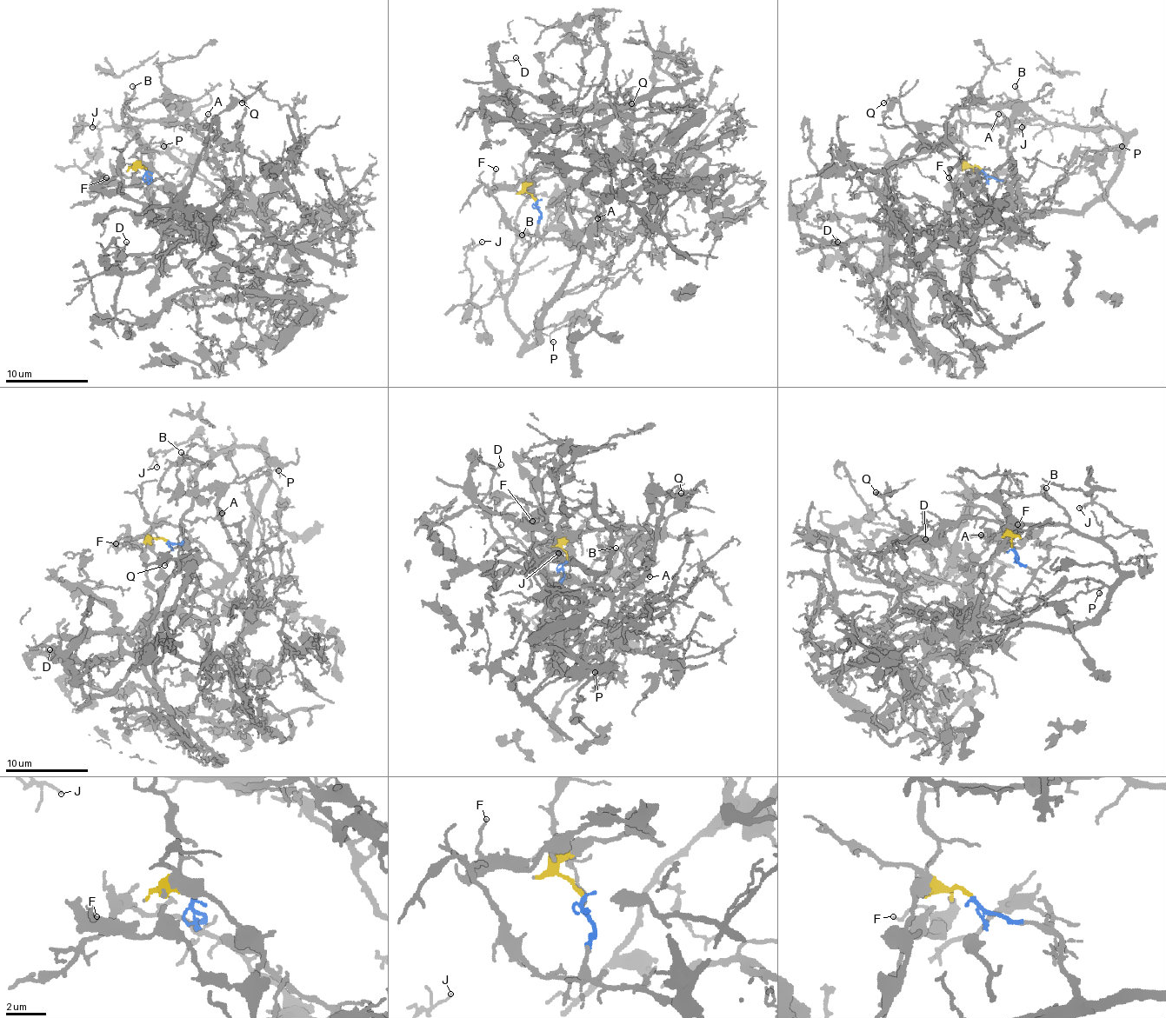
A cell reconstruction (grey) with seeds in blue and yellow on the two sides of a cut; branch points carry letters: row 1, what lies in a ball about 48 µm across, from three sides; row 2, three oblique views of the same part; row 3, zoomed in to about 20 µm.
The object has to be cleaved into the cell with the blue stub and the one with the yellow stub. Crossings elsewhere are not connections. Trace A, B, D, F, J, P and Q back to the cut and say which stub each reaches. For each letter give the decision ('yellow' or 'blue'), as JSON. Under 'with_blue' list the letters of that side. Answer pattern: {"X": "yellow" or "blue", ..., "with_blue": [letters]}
{"A": "blue", "B": "blue", "D": "blue", "F": "yellow", "J": "blue", "P": "blue", "Q": "yellow", "with_blue": ["A", "B", "D", "J", "P"]}

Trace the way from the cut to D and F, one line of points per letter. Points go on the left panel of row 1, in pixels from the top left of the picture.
D: (146, 171), (149, 182), (185, 216), (152, 251), (116, 258), (116, 239), (109, 245), (122, 248), (125, 242)
F: (146, 169), (136, 167), (129, 183), (125, 185), (113, 183), (107, 177)

